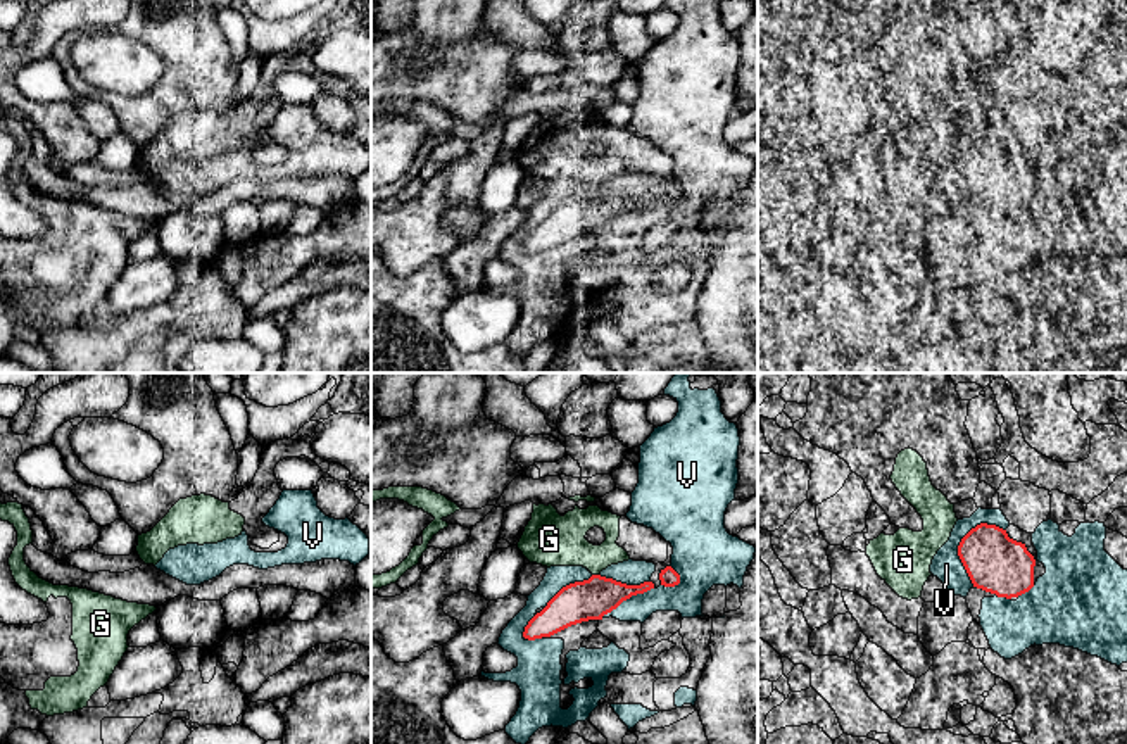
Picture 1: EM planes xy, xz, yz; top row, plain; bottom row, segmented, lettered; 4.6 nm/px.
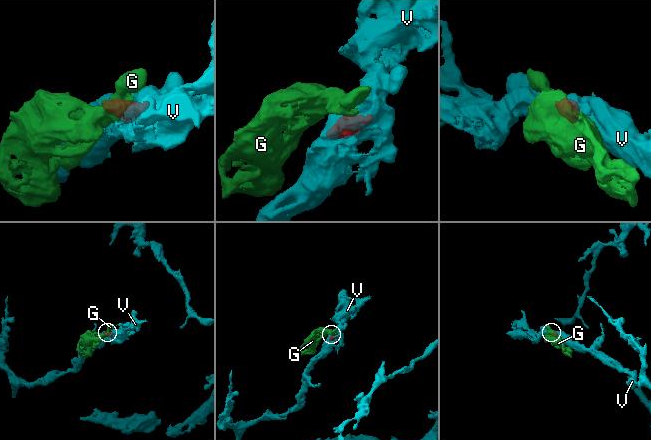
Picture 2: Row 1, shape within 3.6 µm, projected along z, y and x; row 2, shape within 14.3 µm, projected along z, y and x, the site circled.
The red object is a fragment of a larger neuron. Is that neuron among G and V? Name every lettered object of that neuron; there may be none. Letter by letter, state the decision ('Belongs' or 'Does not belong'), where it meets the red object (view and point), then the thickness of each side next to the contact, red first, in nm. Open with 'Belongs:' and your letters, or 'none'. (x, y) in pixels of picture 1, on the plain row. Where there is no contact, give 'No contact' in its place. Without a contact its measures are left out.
Belongs: G
G: Belongs. Touches red at xz (596, 189). Thickness 190 nm (red) against 240 nm
V: Does not belong. Touches red at yz (958, 159). Thickness 280 nm (red) against 140 nm

